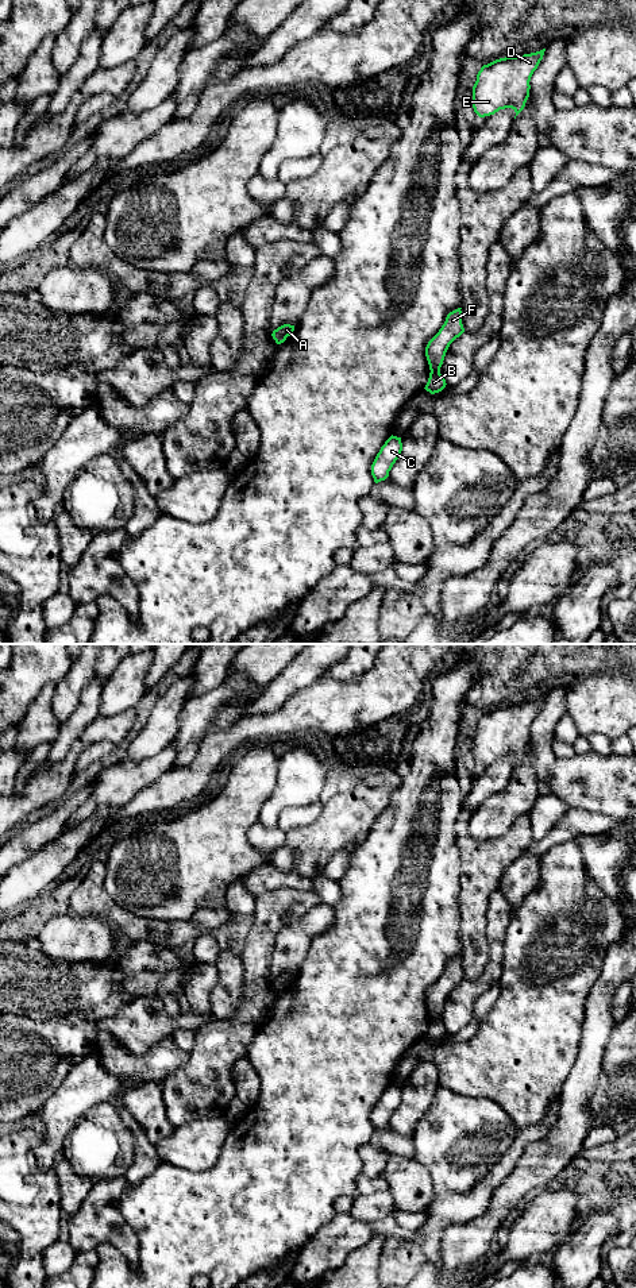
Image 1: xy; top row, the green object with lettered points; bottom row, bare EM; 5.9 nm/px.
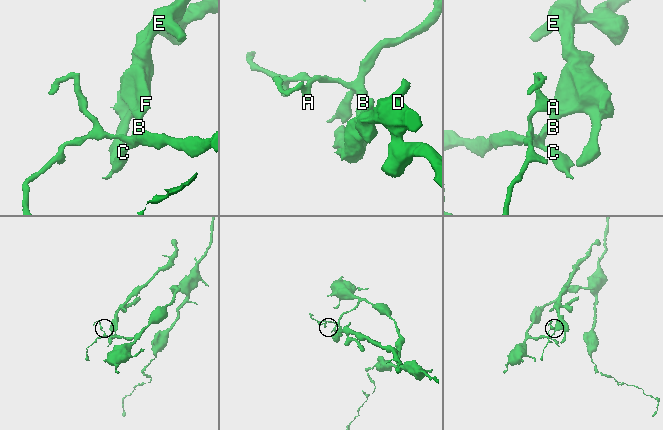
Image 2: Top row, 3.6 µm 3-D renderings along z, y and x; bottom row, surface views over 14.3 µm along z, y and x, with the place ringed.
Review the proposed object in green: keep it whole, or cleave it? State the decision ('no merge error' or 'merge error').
merge error

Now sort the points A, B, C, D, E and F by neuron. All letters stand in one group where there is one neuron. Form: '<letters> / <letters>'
A B C / D E F

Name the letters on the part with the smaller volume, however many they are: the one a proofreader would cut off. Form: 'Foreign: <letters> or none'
Foreign: D, E, F

